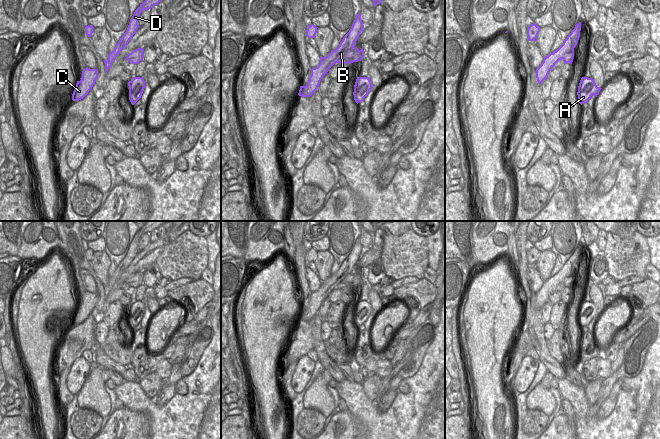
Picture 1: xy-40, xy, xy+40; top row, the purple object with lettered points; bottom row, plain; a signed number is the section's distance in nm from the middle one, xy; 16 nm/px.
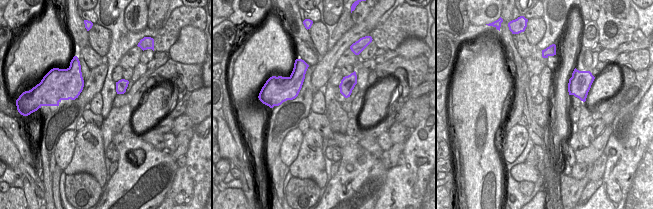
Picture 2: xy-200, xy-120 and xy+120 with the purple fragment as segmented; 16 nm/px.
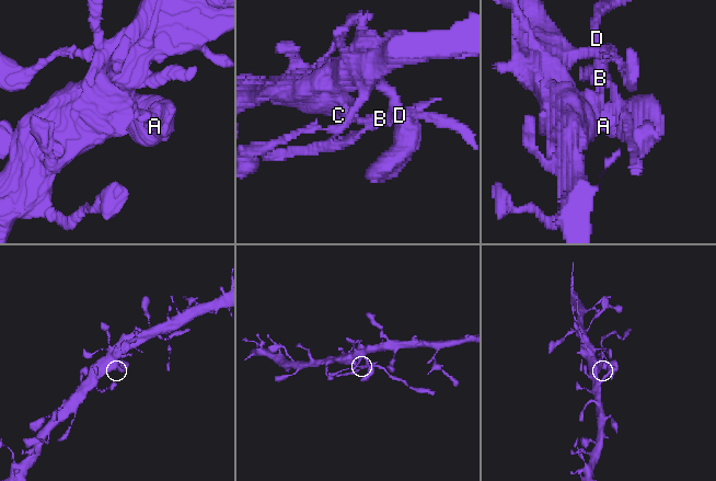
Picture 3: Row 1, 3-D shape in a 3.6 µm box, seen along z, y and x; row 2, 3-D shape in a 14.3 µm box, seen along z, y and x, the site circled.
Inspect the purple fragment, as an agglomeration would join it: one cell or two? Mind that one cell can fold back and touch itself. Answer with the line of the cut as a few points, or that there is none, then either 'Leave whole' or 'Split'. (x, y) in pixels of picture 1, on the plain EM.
Split along xy (320, 283), (327, 290), (328, 294). Split.

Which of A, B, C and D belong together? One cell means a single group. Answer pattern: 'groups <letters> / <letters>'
groups A C / B D

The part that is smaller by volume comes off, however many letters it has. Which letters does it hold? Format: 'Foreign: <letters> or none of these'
Foreign: B, D

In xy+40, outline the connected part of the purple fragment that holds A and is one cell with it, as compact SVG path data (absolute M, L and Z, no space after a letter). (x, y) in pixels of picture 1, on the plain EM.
M582 301L577 316L579 327L587 327L592 319L597 321L601 313L592 302Z

